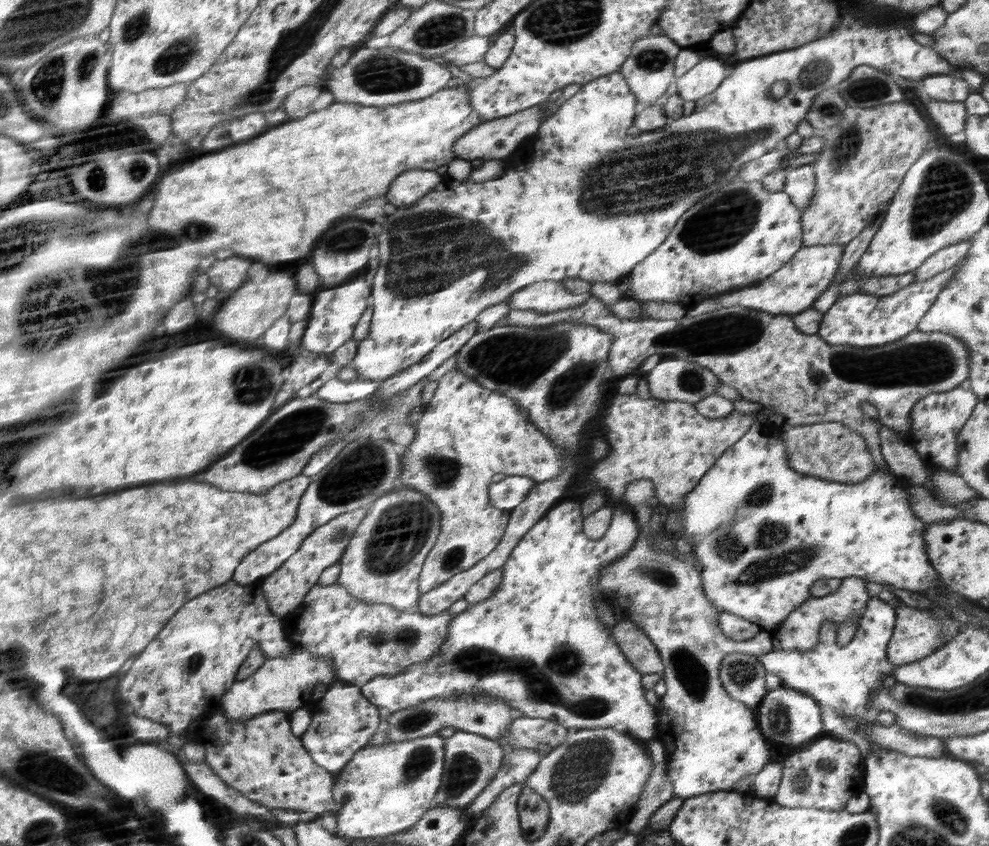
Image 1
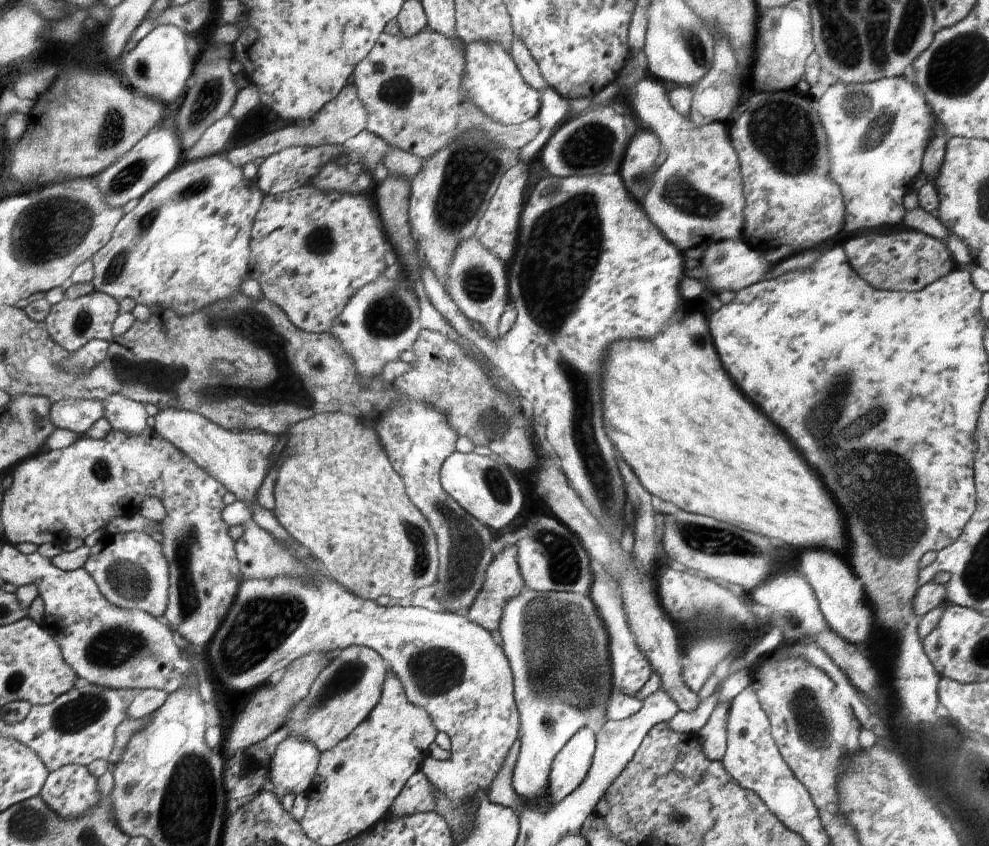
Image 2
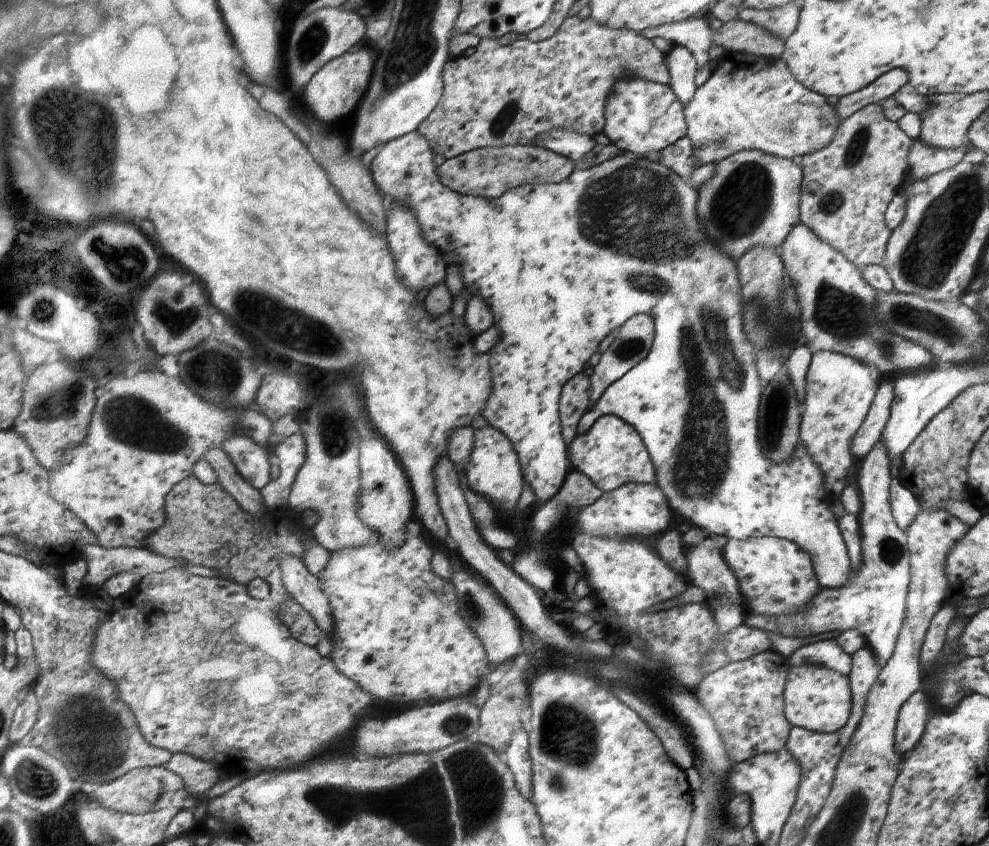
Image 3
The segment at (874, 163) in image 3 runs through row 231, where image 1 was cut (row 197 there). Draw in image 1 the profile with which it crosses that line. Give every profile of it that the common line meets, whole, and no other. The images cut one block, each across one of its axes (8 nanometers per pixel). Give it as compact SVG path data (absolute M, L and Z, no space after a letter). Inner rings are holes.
M906 100L867 109L848 107L844 114L838 124L818 132L824 143L821 154L811 164L816 171L817 188L808 205L800 210L804 247L830 244L844 246L856 238L897 193L910 166L918 162L934 137L916 106Z

